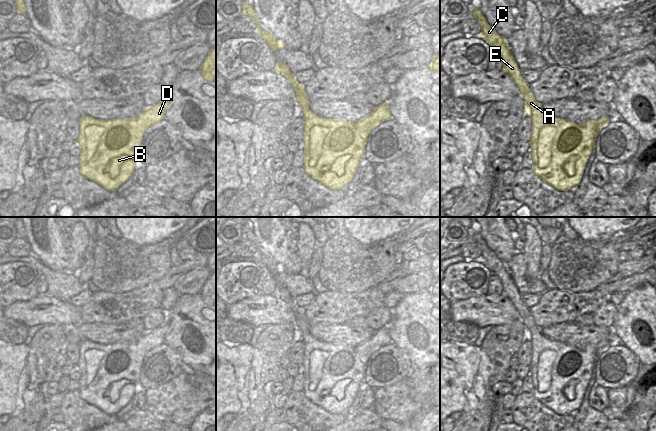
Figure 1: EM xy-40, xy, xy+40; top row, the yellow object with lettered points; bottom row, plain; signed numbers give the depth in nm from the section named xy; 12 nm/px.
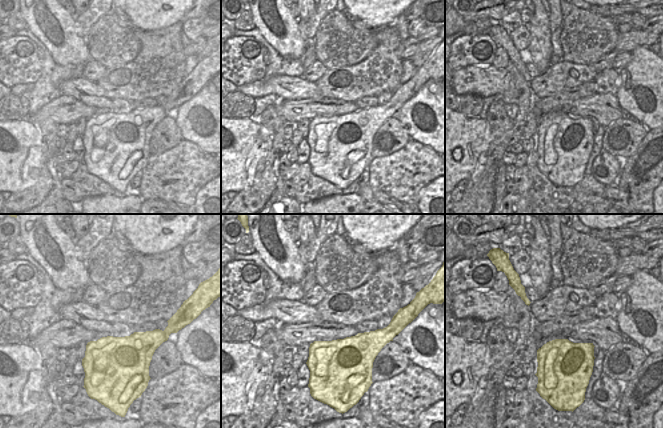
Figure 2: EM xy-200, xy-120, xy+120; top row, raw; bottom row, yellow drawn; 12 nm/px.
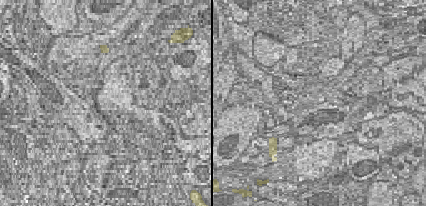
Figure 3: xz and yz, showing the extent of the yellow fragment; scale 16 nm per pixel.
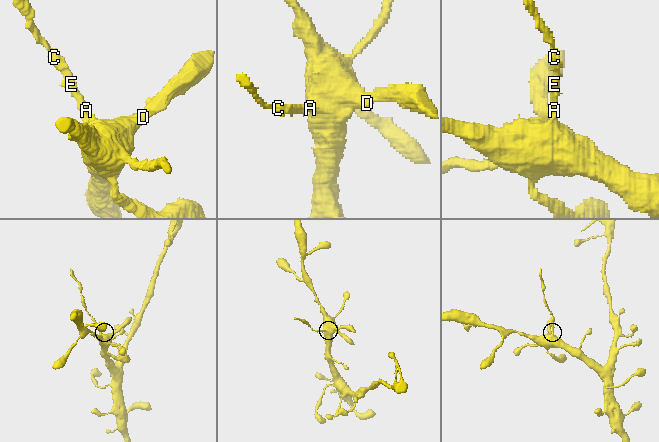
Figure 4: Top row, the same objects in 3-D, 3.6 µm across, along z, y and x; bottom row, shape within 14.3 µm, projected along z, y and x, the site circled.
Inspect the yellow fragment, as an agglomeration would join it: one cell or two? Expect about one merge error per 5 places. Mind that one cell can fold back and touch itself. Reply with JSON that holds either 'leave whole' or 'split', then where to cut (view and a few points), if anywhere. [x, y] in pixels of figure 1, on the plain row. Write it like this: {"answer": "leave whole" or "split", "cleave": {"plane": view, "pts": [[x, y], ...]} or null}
{"answer": "split", "cleave": {"plane": "xy", "pts": [[304, 315], [296, 319]]}}

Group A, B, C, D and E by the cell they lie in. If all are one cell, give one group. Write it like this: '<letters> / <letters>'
A B D / C E

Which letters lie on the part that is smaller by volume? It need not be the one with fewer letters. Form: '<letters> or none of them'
C, E

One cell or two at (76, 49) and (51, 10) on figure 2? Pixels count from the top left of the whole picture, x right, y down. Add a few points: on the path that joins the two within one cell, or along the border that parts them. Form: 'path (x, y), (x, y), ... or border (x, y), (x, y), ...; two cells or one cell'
path (66, 39), (59, 20); one cell

